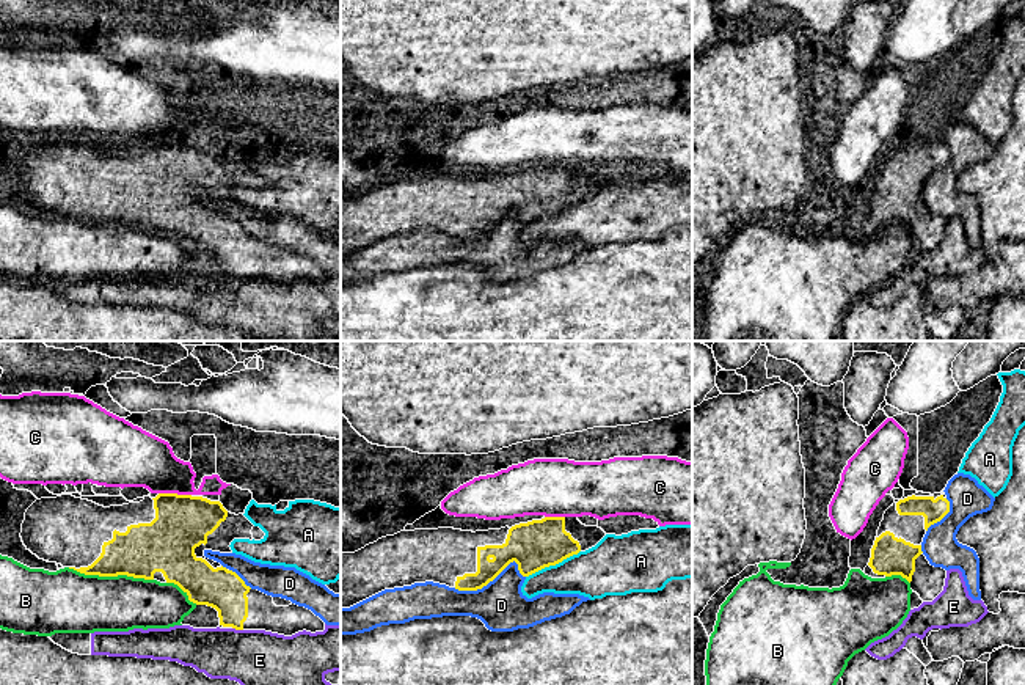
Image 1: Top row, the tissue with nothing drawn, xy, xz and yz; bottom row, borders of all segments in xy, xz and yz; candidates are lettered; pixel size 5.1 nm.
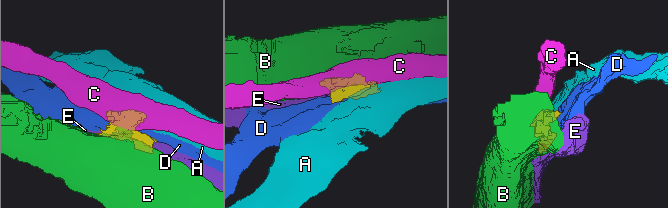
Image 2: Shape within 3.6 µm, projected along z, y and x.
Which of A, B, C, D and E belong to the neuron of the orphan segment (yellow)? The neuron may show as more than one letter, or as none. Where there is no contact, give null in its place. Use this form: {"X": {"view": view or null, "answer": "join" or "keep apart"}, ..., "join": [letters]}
{"A": {"view": "xz", "answer": "keep apart"}, "B": {"view": "xy", "answer": "keep apart"}, "C": {"view": "xy", "answer": "keep apart"}, "D": {"view": "xz", "answer": "keep apart"}, "E": {"view": "xy", "answer": "keep apart"}, "join": []}

